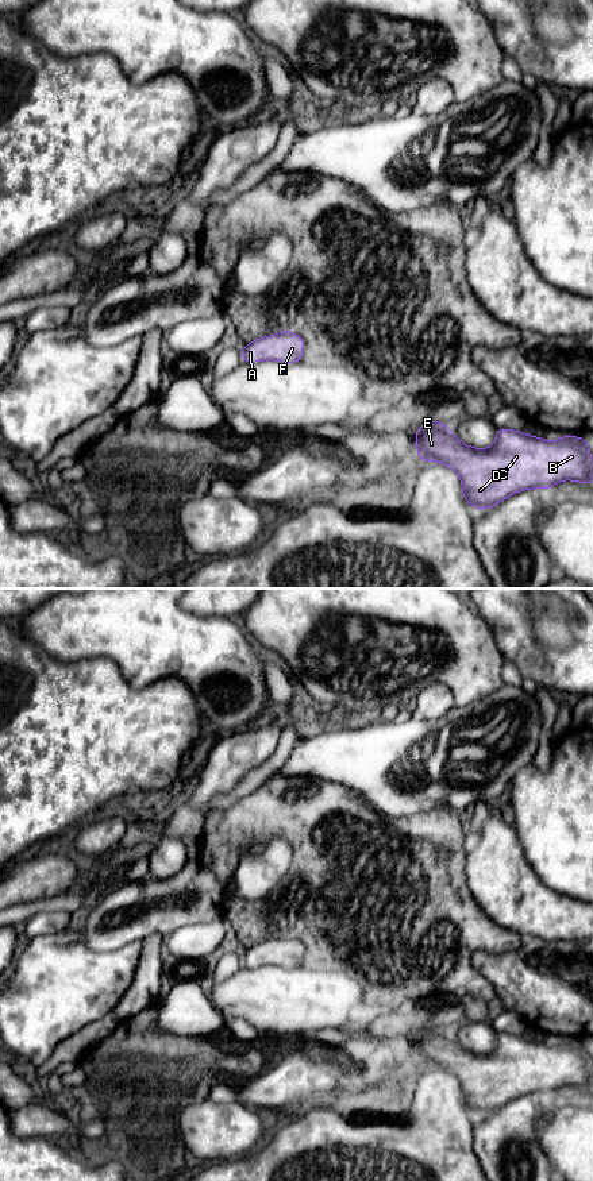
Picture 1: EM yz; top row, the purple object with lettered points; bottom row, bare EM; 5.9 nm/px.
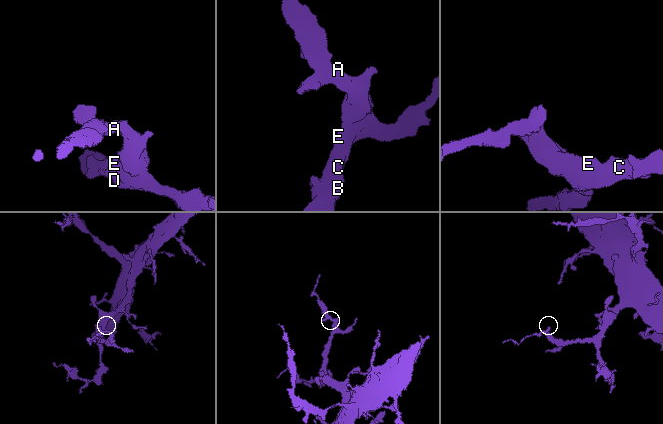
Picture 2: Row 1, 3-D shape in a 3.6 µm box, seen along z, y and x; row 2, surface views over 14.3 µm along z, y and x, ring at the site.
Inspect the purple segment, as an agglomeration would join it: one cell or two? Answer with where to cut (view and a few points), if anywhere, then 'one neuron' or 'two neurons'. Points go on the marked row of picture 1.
no cut | one neuron

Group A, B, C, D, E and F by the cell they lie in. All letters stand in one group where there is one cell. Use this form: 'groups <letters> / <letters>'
groups A B C D E F

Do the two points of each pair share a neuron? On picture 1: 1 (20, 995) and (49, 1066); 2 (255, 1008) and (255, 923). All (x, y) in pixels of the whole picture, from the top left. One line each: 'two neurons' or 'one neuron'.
1: two neurons
2: two neurons

